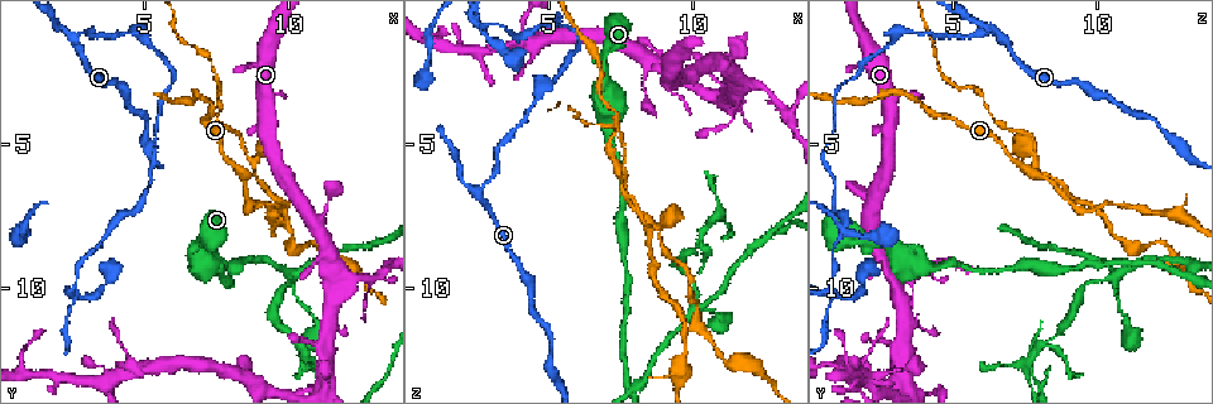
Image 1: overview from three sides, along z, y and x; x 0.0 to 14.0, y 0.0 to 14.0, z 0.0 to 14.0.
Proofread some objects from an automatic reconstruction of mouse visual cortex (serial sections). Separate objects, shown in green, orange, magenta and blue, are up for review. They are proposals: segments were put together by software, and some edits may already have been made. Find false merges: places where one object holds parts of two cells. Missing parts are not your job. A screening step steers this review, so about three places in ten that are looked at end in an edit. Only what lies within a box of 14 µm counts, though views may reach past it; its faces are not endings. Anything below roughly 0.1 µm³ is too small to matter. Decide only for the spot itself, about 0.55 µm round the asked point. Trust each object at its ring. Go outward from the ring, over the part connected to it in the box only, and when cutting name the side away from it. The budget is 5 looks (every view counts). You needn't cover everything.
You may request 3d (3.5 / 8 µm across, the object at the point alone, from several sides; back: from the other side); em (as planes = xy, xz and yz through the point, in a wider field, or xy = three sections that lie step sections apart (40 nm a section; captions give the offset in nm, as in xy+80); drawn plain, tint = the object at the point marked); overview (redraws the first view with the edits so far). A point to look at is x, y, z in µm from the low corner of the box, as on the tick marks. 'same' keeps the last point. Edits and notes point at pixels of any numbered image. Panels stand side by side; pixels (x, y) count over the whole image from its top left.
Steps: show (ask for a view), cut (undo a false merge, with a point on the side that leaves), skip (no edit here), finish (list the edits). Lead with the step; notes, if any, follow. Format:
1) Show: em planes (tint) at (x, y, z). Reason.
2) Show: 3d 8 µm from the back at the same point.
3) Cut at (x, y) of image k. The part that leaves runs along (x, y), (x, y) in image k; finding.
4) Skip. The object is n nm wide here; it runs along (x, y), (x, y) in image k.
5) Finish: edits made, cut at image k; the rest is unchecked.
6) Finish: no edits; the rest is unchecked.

Show: 3d 3.5 µm at (2.6, 1.5, 6.9). Three-way junction.

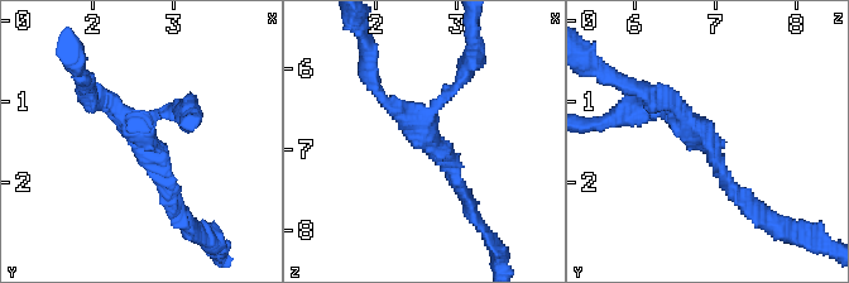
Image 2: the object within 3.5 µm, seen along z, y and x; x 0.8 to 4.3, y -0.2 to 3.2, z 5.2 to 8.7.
Show: em xy step 1 (tint) at (2.60, 1.45, 6.80). 3 arms meet here; the arms are 150, 200, 200 nm wide; now the EM.

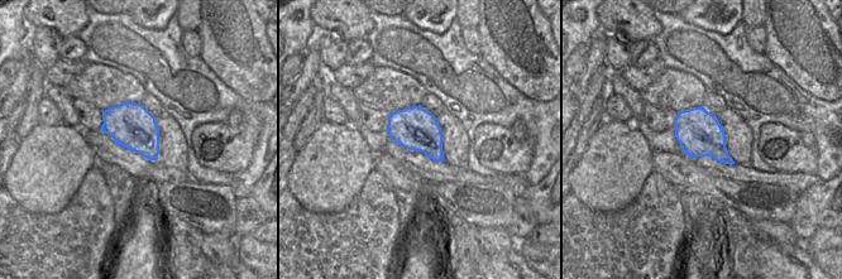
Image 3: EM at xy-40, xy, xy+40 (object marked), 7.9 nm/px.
Show: em xy step 3 (tint) at the same point. Cut it another way.

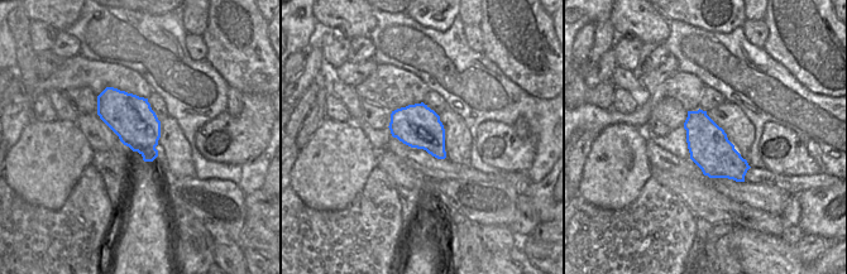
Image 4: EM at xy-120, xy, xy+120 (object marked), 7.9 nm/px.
Skip. It runs along (739, 196), (681, 115), (636, 111) in image 2; all the same cell.

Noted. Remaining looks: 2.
Show: 3d 3.5 µm at (8.8, 5.9, 7.9). Two arms at a narrow angle.

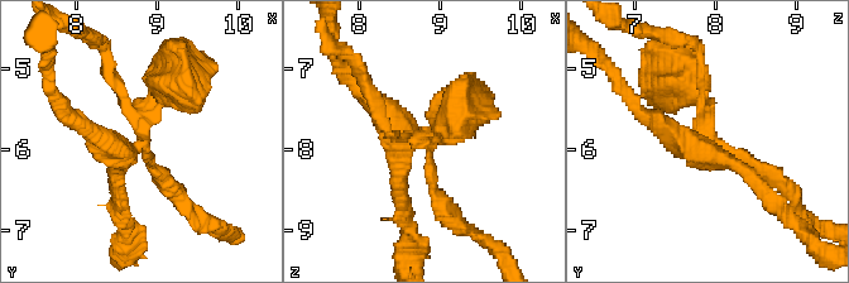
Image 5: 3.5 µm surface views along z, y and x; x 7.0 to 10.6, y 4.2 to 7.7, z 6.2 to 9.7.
Show: em xy step 3 (tint) at (8.85, 5.90, 7.95).

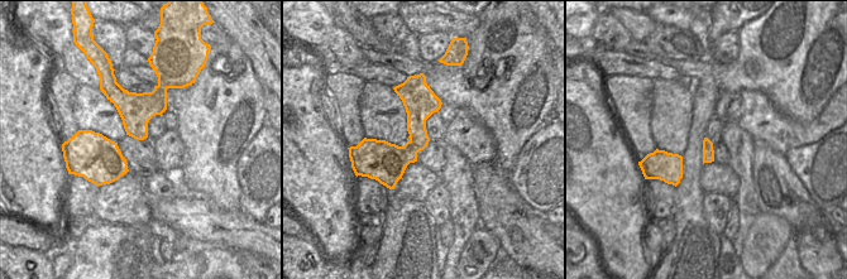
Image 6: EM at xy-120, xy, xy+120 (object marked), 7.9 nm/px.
Cut at (700, 102) of image 5. The part that leaves runs along (425, 148), (444, 212), (471, 229) in image 5; a second cell is stuck on.

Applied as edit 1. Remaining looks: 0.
Finish: edits made, cut at image 5; the rest is unchecked.

